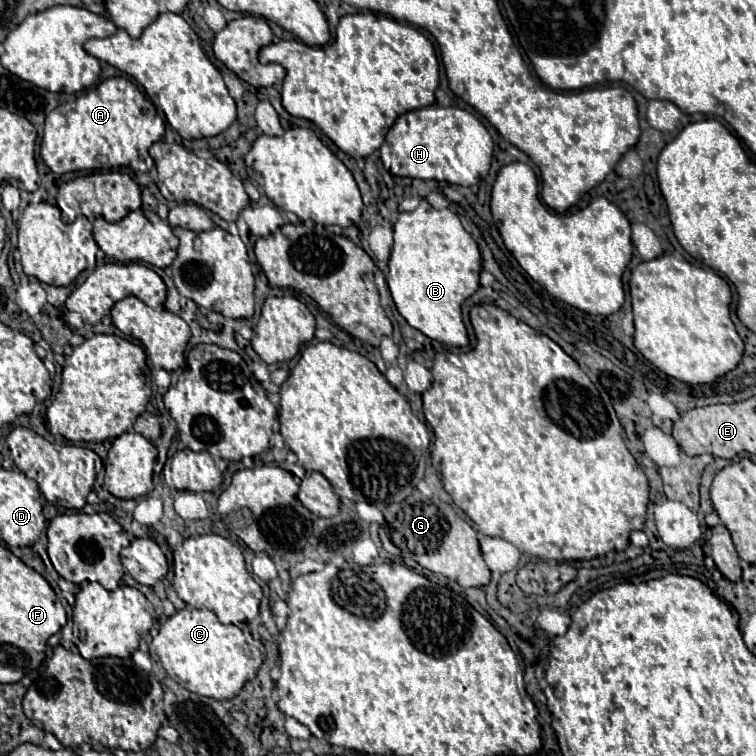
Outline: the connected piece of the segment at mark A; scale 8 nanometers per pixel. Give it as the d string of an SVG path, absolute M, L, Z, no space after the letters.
M110 77L80 95L74 103L62 103L46 115L40 157L60 175L70 171L108 171L112 167L148 171L148 149L162 137L164 121L152 101L130 79Z

